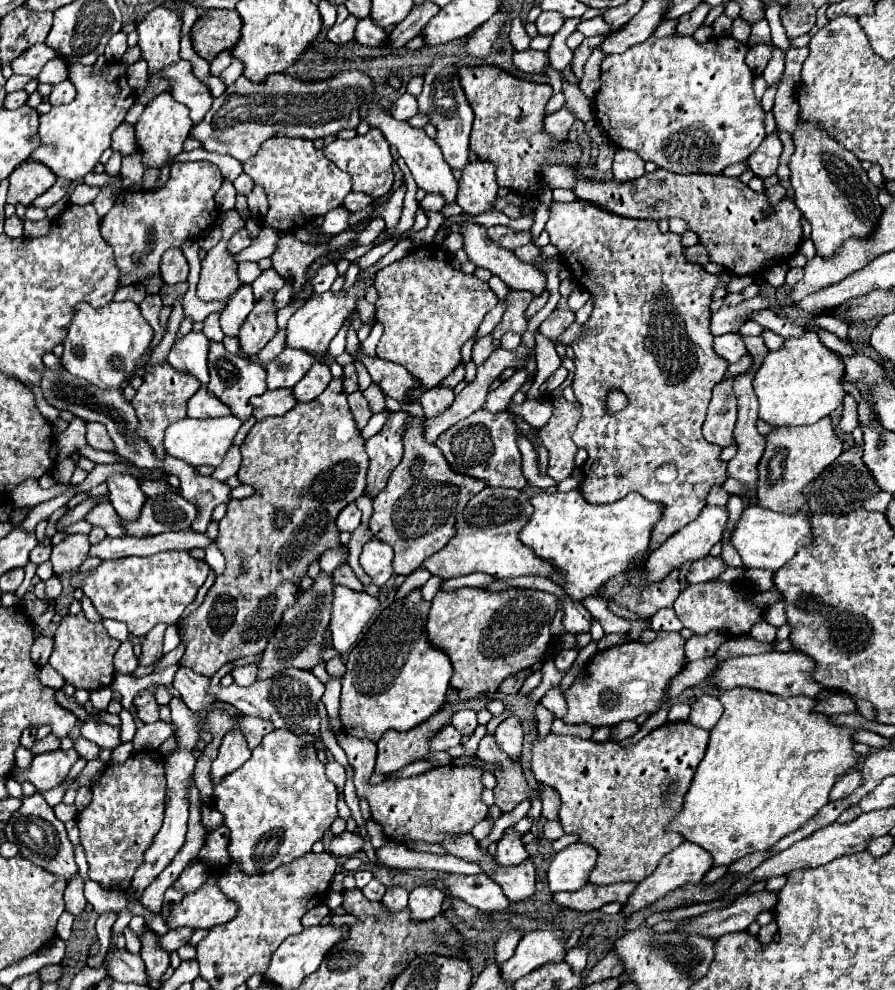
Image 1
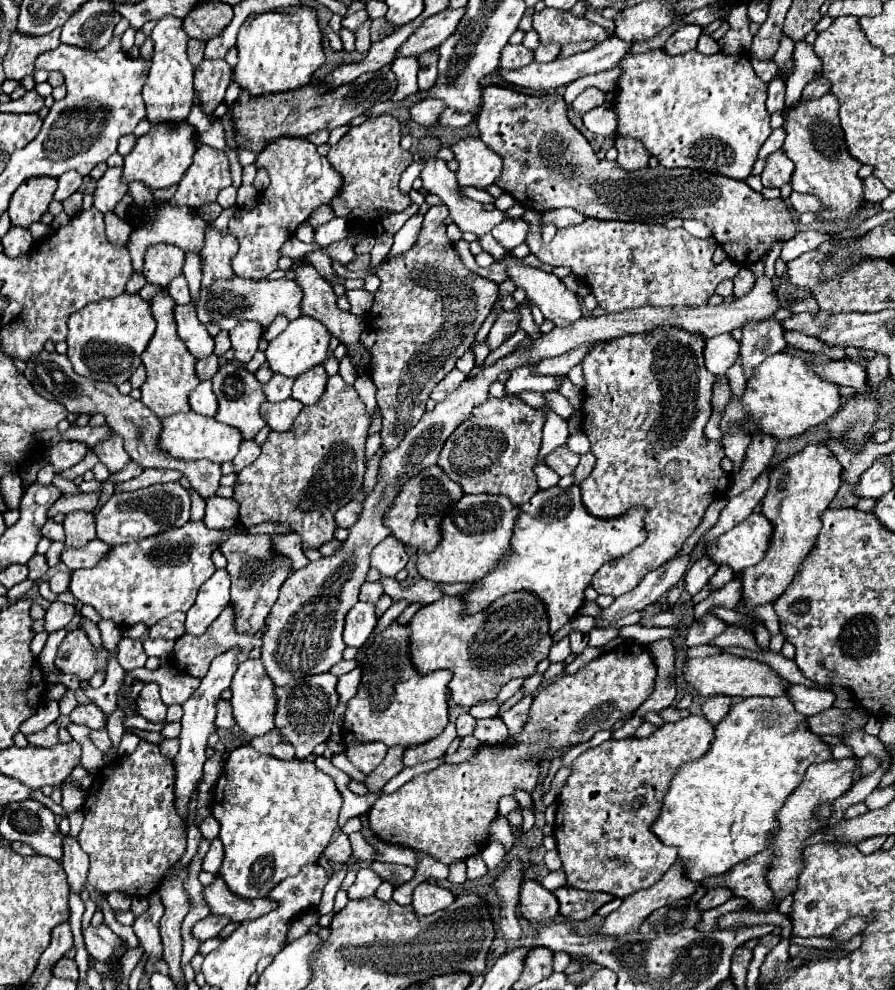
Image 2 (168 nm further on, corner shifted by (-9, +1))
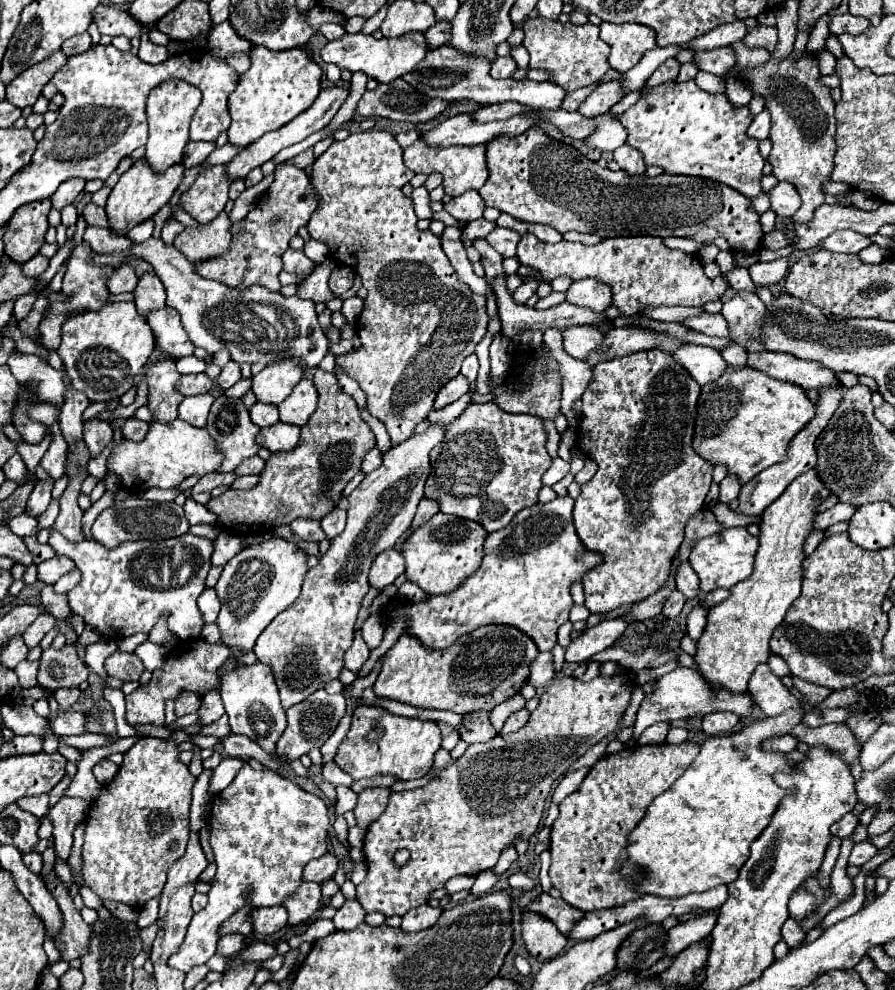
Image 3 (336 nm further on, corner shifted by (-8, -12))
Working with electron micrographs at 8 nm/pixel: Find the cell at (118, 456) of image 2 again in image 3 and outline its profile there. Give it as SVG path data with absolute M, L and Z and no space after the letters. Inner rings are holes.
M92 418L84 424L84 440L92 458L100 456L102 450L112 442L112 438L114 438L114 432L108 422Z

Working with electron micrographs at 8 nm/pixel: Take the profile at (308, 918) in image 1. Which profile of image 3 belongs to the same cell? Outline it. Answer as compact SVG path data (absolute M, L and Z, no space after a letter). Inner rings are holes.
M258 942L258 944L252 944L252 946L244 948L242 954L238 954L238 956L246 958L246 960L258 960L258 962L264 962L264 960L268 960L268 958L278 956L278 950L276 950L276 946L272 946L272 944Z

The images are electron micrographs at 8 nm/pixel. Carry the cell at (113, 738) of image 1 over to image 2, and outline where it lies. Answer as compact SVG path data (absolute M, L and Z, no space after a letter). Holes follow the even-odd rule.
M87 703L87 705L77 705L71 715L69 715L71 723L79 723L79 725L87 725L89 729L103 729L105 727L105 715L103 711L93 705L93 703Z

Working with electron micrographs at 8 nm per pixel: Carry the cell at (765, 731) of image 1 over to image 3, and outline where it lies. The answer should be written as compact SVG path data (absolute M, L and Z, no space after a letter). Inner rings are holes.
M790 710L788 714L780 714L776 718L762 718L754 724L742 728L740 732L728 736L712 736L702 744L698 758L690 764L690 768L660 794L650 806L644 820L630 834L628 846L628 864L624 864L622 874L632 876L636 870L644 870L650 874L638 888L646 894L656 894L664 898L680 898L692 892L704 892L710 886L730 884L738 870L750 856L750 844L762 834L768 826L772 814L780 806L780 800L792 794L792 788L782 788L774 782L776 772L792 774L798 770L798 764L788 758L786 752L768 752L762 744L768 738L784 736L794 726L800 724L800 714Z

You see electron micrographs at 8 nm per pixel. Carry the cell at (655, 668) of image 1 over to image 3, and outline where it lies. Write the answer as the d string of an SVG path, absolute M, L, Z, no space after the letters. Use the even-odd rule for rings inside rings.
M622 670L614 676L598 676L590 682L572 676L554 678L554 684L540 696L538 708L530 714L524 728L508 736L496 736L486 744L472 744L452 766L444 768L432 782L410 792L392 792L384 814L374 820L364 838L364 854L368 860L368 876L358 886L358 900L366 912L382 912L386 916L402 916L410 908L428 902L432 890L442 888L452 876L488 870L496 864L500 850L514 844L516 836L530 838L544 812L544 802L550 786L564 776L564 772L594 744L618 730L618 724L636 690L634 672ZM406 848L410 860L406 866L396 868L392 856L396 850Z

